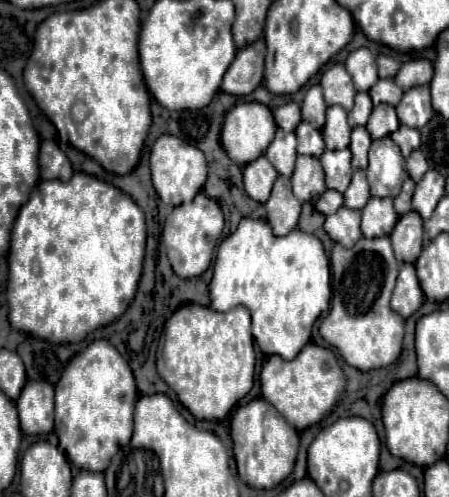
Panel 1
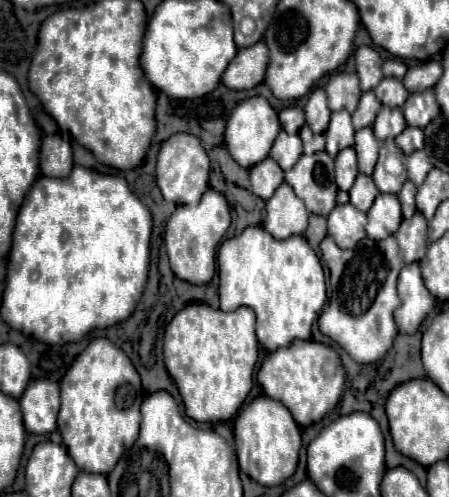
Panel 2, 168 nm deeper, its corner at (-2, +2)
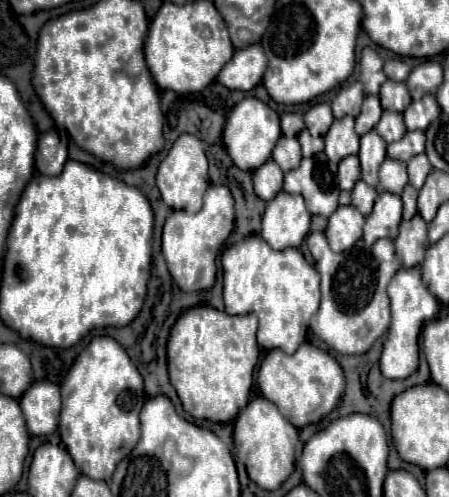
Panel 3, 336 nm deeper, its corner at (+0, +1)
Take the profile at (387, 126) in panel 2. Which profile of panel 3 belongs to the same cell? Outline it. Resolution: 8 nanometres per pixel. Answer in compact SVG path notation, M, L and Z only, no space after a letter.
M384 111L382 119L380 119L380 125L376 125L376 131L384 137L386 143L392 143L392 141L398 141L400 137L404 137L406 125L402 121L402 113Z

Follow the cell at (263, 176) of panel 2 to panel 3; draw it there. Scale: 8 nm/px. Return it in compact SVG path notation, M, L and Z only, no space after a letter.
M268 159L260 169L252 171L252 179L254 179L256 195L264 201L270 201L272 197L276 197L282 191L284 173L272 159Z

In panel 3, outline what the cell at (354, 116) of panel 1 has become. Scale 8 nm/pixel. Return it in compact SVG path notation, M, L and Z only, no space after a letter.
M366 95L362 113L356 117L356 133L364 135L364 133L372 131L376 127L376 123L380 121L380 115L382 115L382 107L380 107L378 95Z

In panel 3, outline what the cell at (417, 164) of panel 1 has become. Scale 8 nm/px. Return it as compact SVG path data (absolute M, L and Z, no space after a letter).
M420 153L420 155L416 155L416 157L412 157L412 159L408 161L410 183L412 183L416 189L420 189L420 187L424 185L424 181L426 181L426 177L428 177L430 171L432 171L432 165L430 165L426 153Z

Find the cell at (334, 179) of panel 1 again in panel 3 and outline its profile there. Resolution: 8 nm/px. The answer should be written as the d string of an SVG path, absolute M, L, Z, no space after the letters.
M348 155L338 165L338 183L340 183L340 189L352 191L352 187L356 185L358 179L360 179L360 161L358 161L358 155Z

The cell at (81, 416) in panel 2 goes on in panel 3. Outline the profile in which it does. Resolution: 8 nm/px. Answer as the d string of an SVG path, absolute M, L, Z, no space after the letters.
M94 337L62 383L60 437L81 474L110 481L116 465L140 439L138 415L142 405L144 383L128 353L112 337Z

